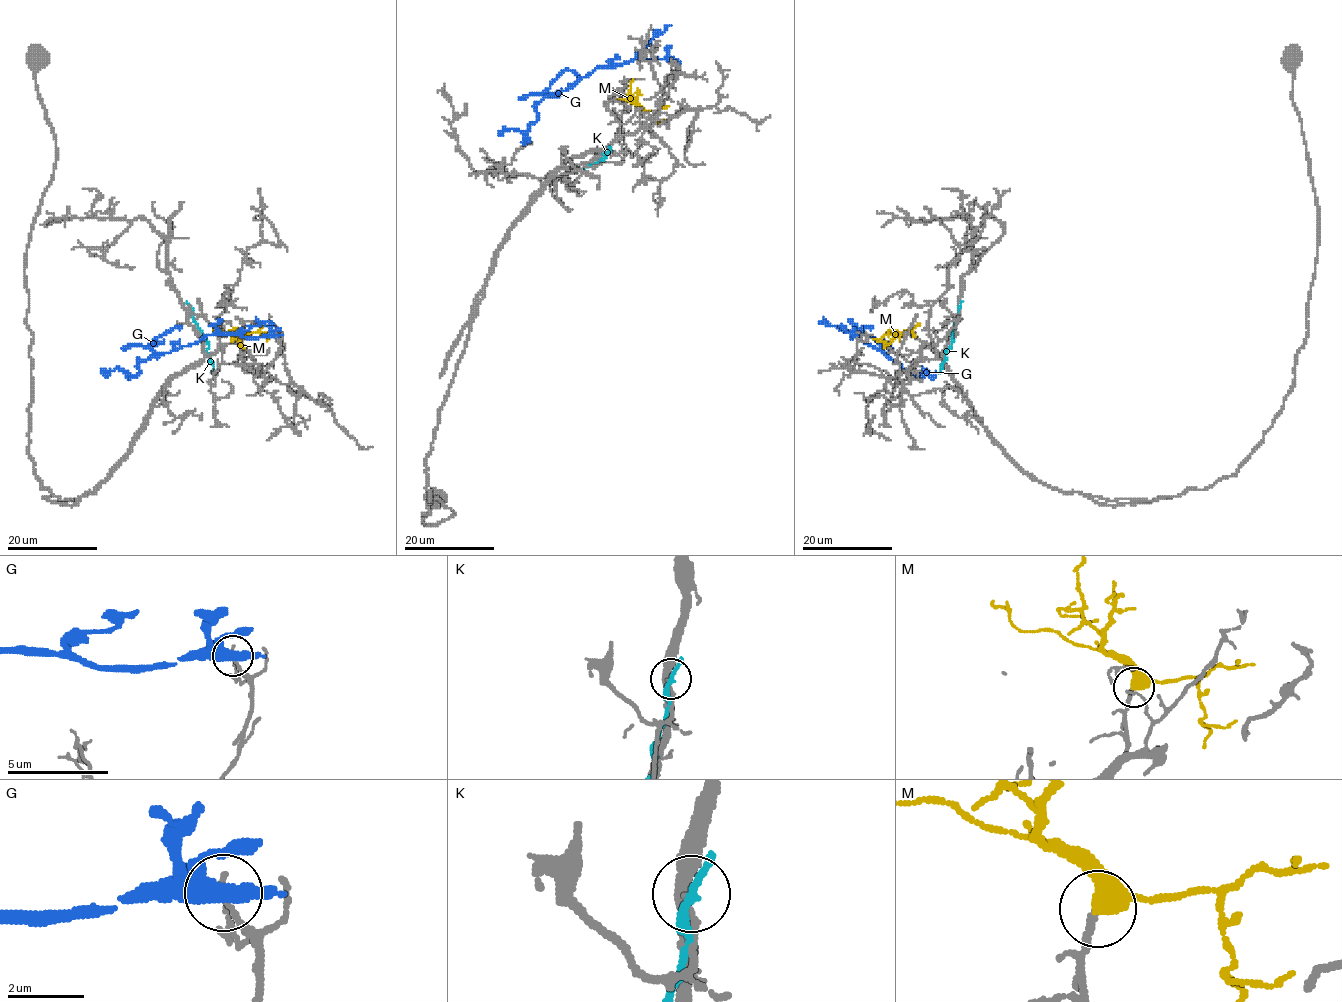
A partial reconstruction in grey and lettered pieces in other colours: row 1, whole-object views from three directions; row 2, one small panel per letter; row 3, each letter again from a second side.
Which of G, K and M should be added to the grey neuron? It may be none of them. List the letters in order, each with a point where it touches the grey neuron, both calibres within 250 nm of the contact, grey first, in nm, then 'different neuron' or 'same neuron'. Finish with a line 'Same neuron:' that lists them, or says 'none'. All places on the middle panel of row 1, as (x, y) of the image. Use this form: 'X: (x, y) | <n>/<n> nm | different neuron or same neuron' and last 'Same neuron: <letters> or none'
G: (673, 61) | 190/420 nm | different neuron
K: (588, 165) | 140/200 nm | different neuron
M: (642, 112) | 180/440 nm | same neuron
Same neuron: M

